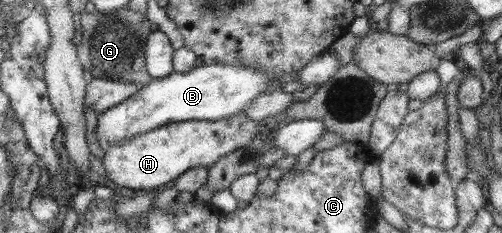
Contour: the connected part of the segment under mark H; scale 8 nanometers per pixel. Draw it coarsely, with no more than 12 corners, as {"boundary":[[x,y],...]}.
{"boundary":[[238,111],[173,122],[104,150],[106,176],[156,192],[246,147],[264,123]]}

